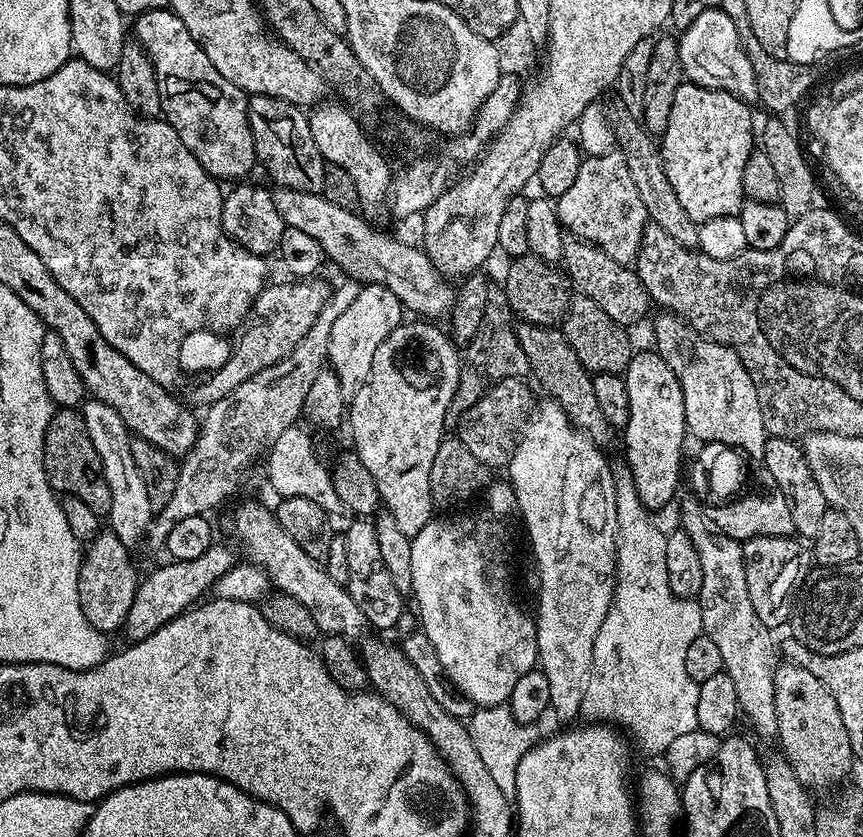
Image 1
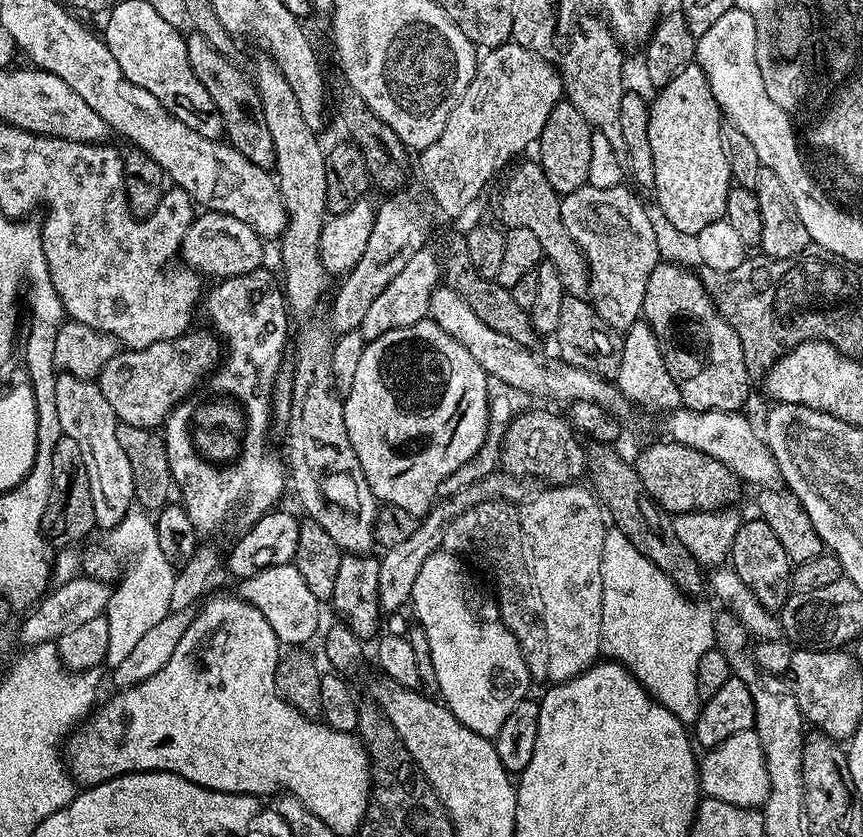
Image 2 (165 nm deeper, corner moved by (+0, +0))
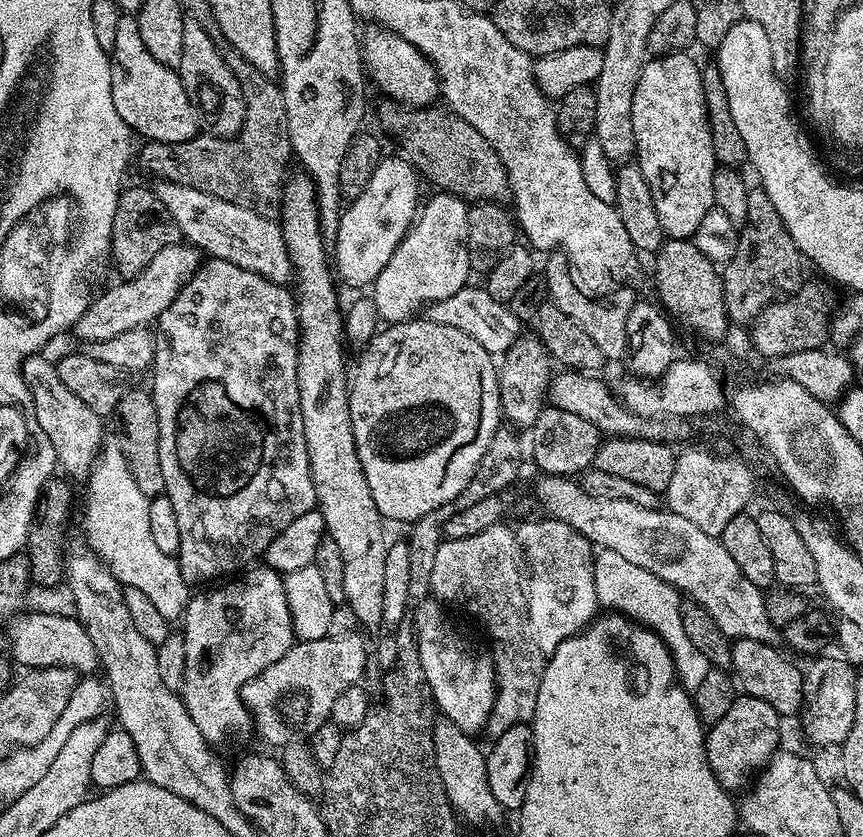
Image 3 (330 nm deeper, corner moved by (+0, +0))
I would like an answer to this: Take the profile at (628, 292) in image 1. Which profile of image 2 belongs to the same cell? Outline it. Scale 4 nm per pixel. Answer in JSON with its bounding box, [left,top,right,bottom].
[500,159,590,296]

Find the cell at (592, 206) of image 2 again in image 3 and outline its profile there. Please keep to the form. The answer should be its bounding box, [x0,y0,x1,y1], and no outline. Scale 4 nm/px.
[542,250,638,361]

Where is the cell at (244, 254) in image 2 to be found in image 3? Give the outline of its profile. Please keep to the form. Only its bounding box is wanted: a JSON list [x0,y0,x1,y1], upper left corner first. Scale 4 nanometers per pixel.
[72,242,201,344]

